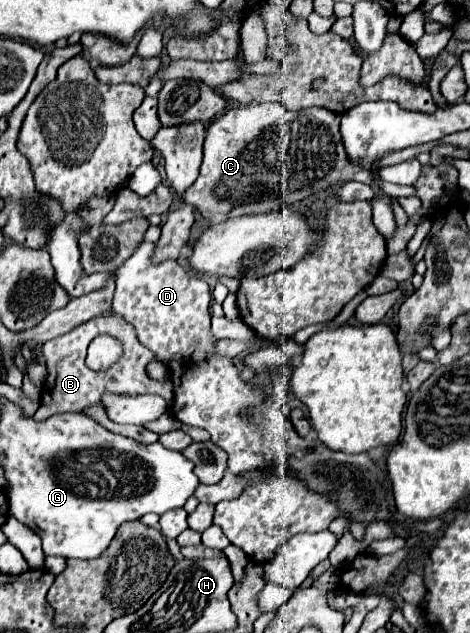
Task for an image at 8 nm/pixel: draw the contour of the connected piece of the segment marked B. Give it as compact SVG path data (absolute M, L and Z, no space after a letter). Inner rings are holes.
M119 314L93 318L93 320L77 326L75 330L45 342L43 344L43 358L45 358L49 374L47 374L47 380L41 388L41 406L33 416L35 420L45 420L45 418L59 414L59 412L83 412L87 406L99 404L103 392L117 392L117 394L131 394L131 396L159 394L161 398L165 398L171 404L171 396L173 396L171 384L151 380L145 374L147 362L155 360L153 352L149 352L145 346L139 344L139 340L135 336L135 328L131 324L127 324ZM101 334L107 334L107 336L113 336L115 340L119 340L123 346L123 354L107 370L89 370L85 366L87 348L89 348L91 340Z

